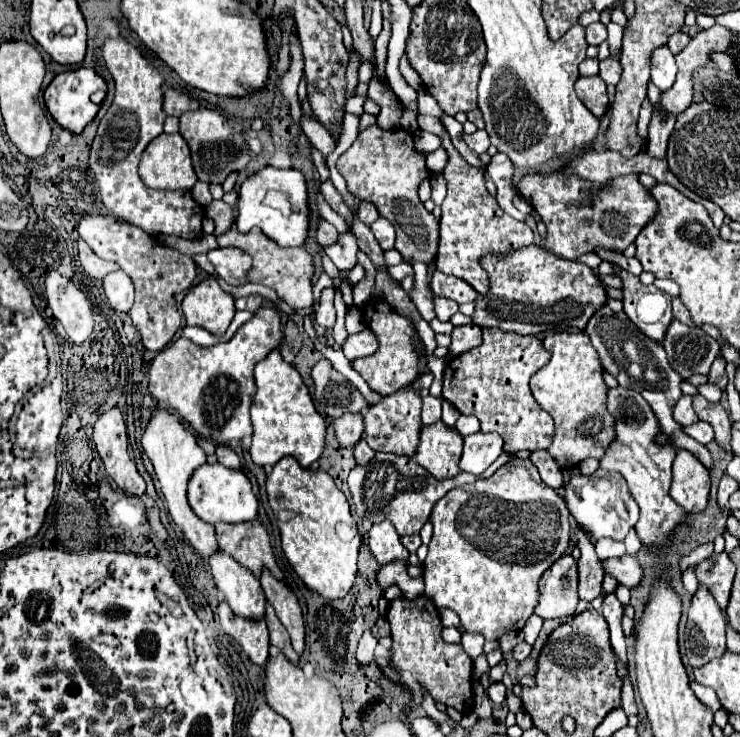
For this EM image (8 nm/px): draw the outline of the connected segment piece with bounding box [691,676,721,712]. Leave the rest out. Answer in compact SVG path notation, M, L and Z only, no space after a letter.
M691 676L691 690L693 690L693 692L695 692L695 696L697 696L705 706L709 706L713 712L717 712L717 710L721 708L719 698L715 696L715 692L713 692L711 688L701 686L699 682L695 682L695 680L693 680L693 676Z

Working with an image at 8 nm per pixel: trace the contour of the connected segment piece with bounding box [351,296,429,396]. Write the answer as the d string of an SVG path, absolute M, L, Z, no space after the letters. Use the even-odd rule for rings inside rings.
M377 296L373 298L365 308L363 308L363 316L367 326L371 328L371 332L375 332L377 340L379 340L379 348L377 352L373 352L371 356L353 360L351 366L365 378L365 382L379 394L389 396L393 392L397 392L403 386L413 384L419 376L423 376L425 372L429 372L427 368L427 354L425 354L425 344L423 340L417 336L417 332L411 328L409 320L403 318L401 314L397 314L391 304ZM415 342L421 344L421 348L415 348Z

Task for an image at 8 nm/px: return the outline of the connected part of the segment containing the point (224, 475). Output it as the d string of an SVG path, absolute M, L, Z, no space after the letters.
M205 462L201 468L195 470L195 474L189 480L187 498L189 498L193 512L201 520L205 520L207 524L253 522L257 518L257 510L259 510L259 502L257 502L257 496L251 490L249 478L241 470L225 468L219 462L215 462L215 464Z

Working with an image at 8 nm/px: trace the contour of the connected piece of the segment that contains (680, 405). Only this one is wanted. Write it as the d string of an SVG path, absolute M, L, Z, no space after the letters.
M681 396L681 400L677 402L675 410L673 410L673 418L681 424L681 426L691 426L695 424L699 418L695 416L695 410L691 406L691 396Z

